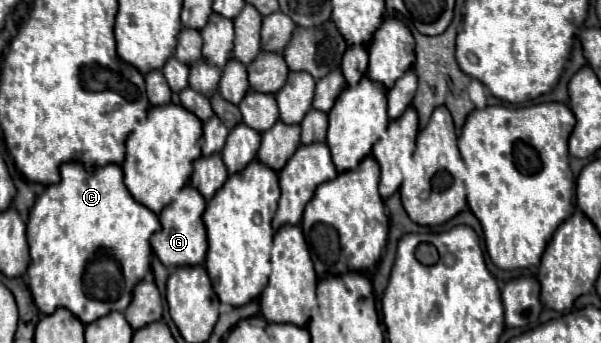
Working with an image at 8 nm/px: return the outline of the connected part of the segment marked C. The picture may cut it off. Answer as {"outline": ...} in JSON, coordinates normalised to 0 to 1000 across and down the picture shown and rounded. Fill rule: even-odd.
{"outline":[[[106,475],[100,487],[100,534],[77,545],[60,580],[47,638],[47,714],[53,749],[47,778],[47,837],[60,895],[73,918],[106,895],[140,948],[186,907],[206,907],[220,878],[220,843],[250,784],[250,685],[260,673],[263,633],[246,603],[223,586],[203,534],[203,493],[196,481],[173,481],[156,504],[146,504],[133,475]]]}

